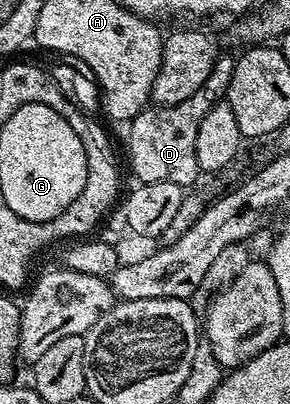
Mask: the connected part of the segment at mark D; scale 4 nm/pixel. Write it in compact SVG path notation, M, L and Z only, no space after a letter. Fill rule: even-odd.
M221 53L214 68L210 68L210 76L206 76L206 84L202 84L194 96L173 106L149 105L148 109L127 123L128 162L132 165L132 174L137 183L169 182L188 188L196 177L201 177L198 156L194 152L198 124L202 124L202 116L206 116L206 112L210 112L210 108L227 95L230 76L234 76L235 67L236 58Z

